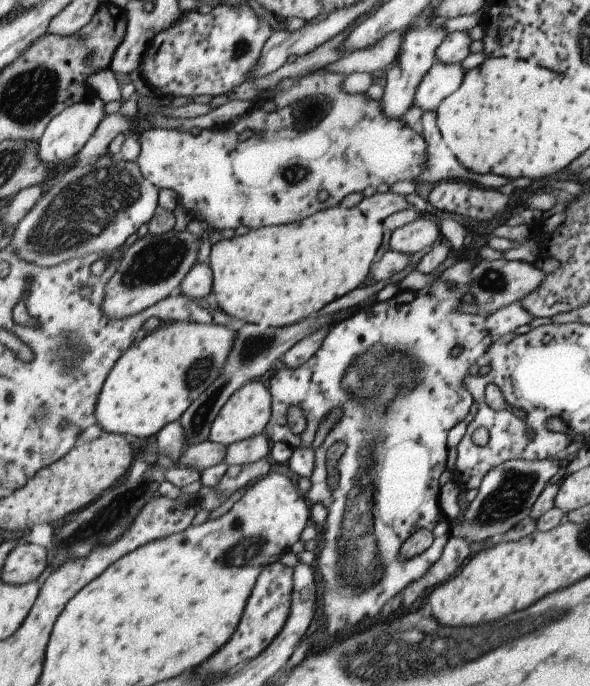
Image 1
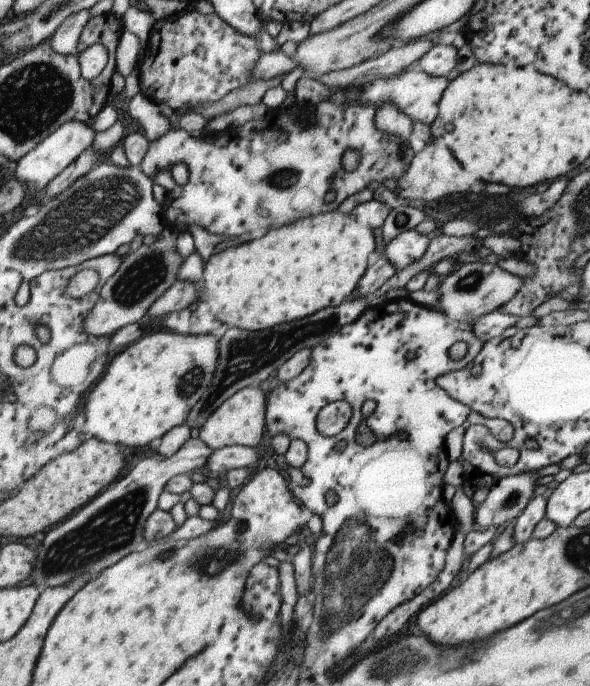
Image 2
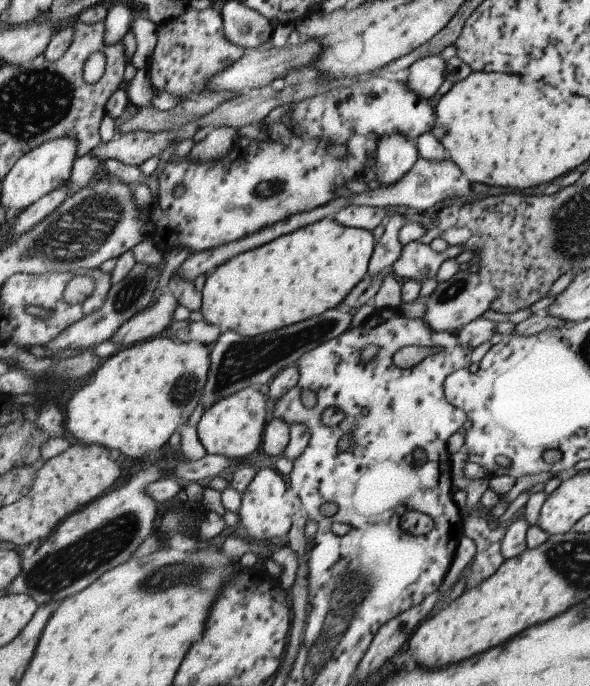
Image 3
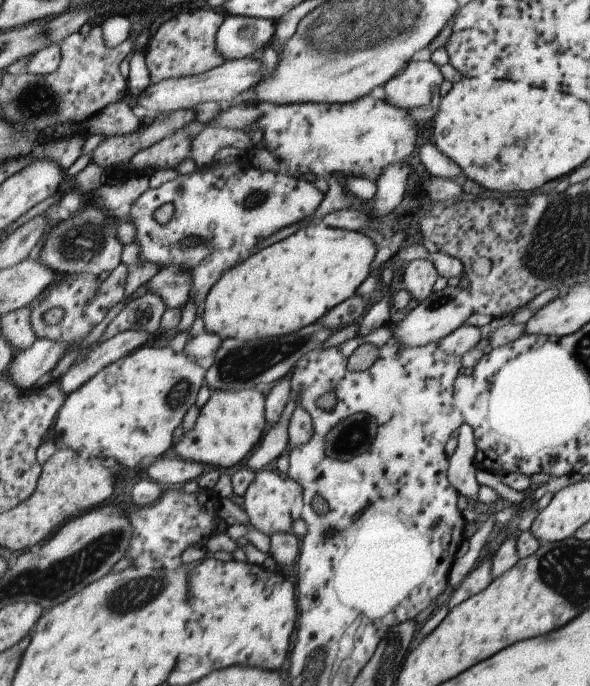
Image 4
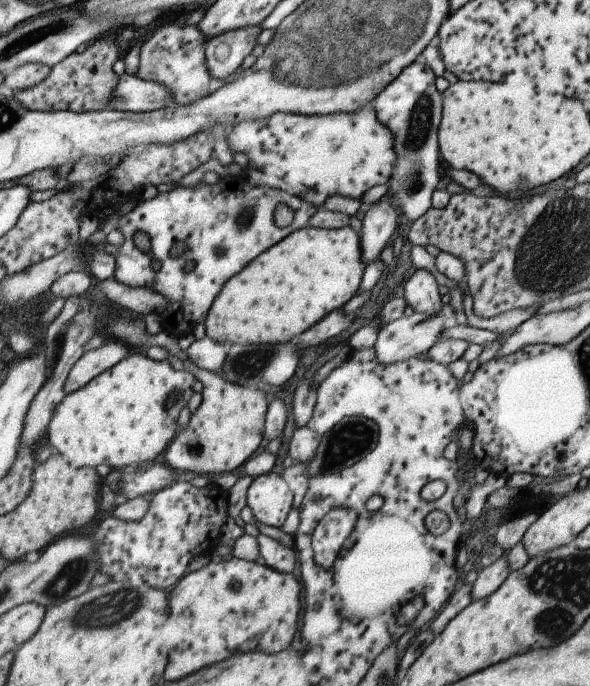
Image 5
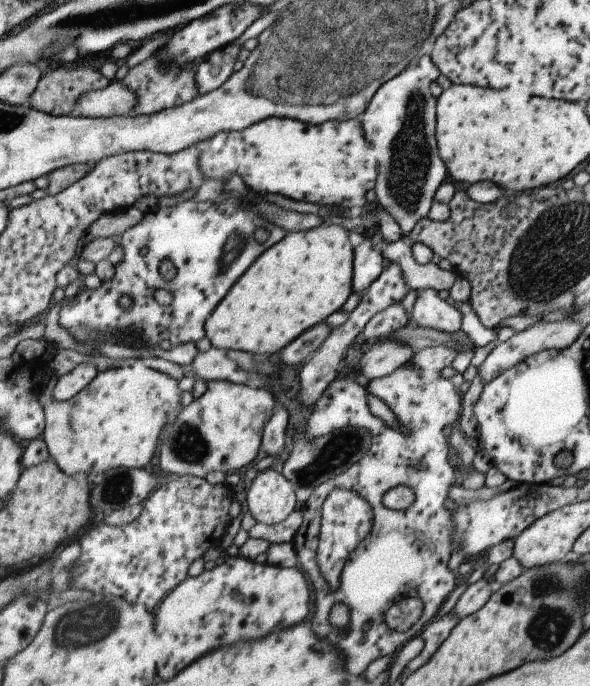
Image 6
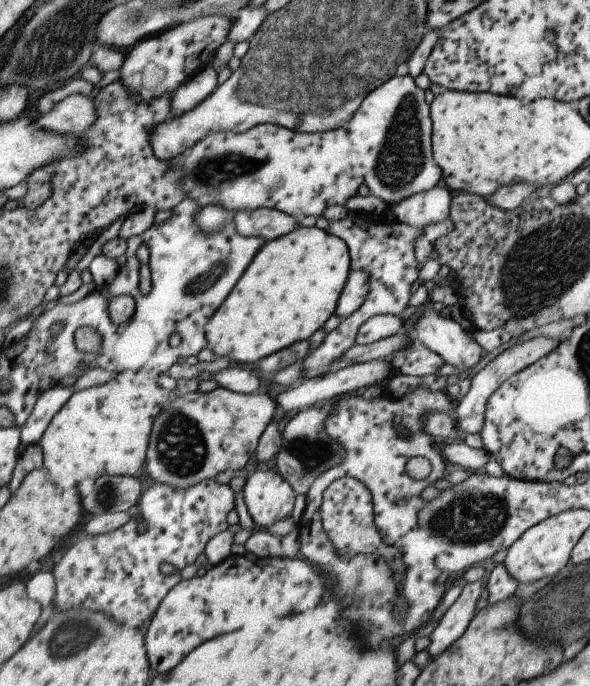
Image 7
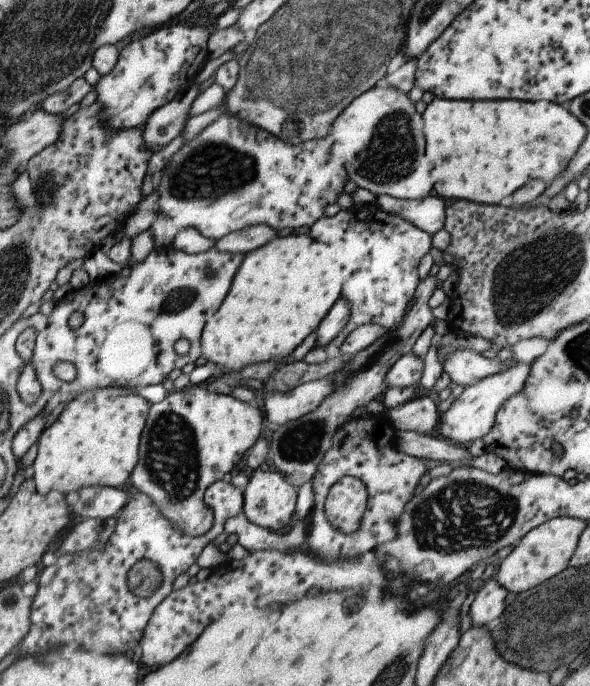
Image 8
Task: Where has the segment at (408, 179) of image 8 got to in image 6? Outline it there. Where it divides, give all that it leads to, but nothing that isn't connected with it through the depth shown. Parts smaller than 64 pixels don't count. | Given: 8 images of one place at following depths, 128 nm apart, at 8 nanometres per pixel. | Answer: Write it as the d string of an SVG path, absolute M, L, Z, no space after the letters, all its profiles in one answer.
M409 68L395 79L383 84L369 104L367 111L359 118L365 139L378 160L378 178L374 191L380 205L387 210L401 226L403 240L411 243L410 234L421 219L429 216L434 206L434 197L447 178L447 166L439 158L437 138L435 138L435 104L431 94L431 82L423 76L421 68Z

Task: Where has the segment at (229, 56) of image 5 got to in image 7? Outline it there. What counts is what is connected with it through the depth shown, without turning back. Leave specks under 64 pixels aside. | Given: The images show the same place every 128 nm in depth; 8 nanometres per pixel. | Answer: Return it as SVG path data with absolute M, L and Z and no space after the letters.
M211 66L197 72L192 80L183 84L172 94L171 111L173 116L181 117L187 112L195 111L202 103L205 103L217 87L217 74Z

